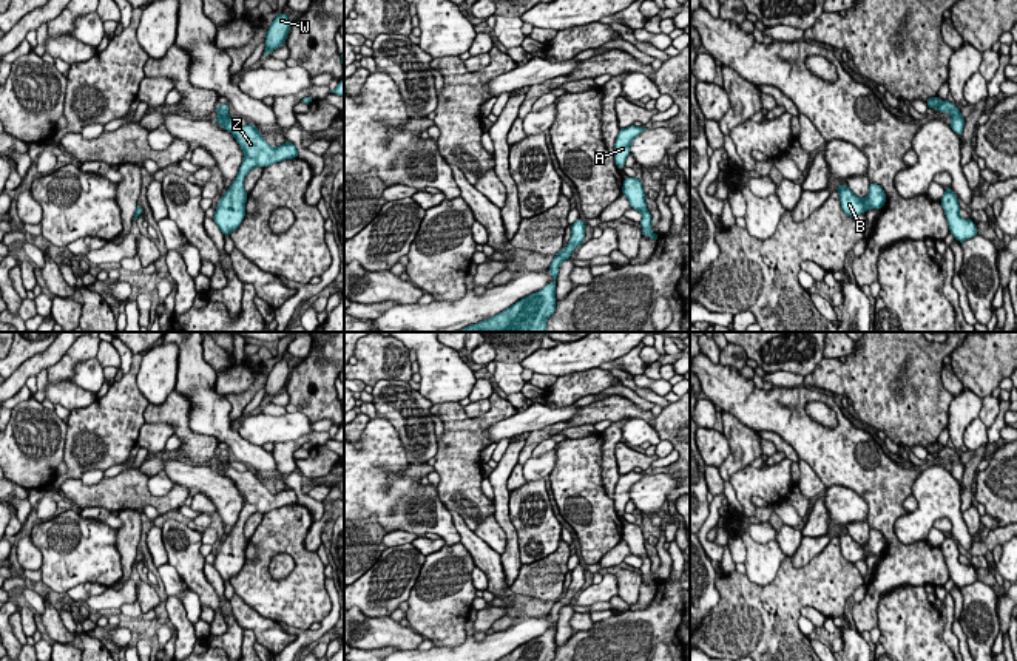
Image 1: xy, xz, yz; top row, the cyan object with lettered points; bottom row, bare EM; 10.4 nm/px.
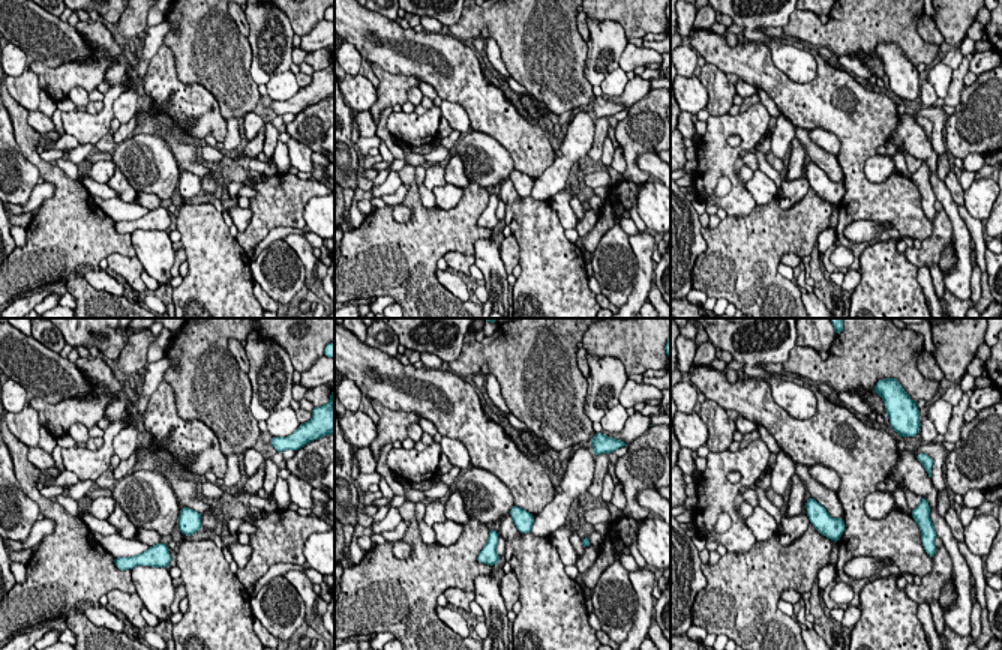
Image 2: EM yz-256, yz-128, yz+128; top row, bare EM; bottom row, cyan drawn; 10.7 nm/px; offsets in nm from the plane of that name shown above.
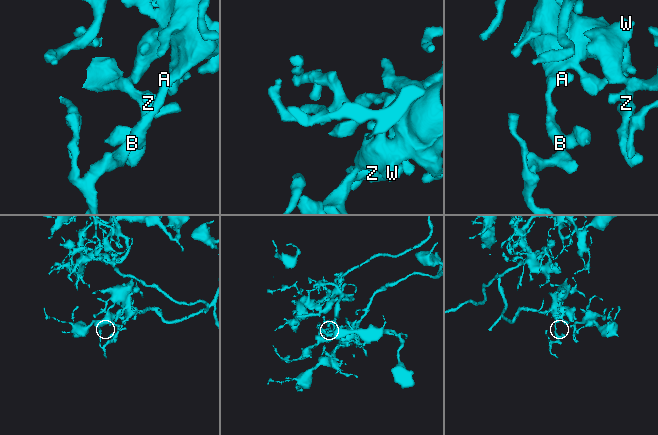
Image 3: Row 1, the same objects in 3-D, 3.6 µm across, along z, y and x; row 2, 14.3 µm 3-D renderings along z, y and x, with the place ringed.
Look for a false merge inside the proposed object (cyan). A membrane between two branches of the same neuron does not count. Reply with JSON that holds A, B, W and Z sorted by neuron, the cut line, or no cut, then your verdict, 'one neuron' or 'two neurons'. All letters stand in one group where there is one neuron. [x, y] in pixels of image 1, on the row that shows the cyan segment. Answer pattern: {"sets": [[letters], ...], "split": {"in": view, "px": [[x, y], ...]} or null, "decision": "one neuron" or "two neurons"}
{"sets": [["A", "B", "W", "Z"]], "split": null, "decision": "one neuron"}

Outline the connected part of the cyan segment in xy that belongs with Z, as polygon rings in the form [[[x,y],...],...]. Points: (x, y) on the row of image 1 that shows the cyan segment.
[[[228,103],[218,105],[216,113],[219,117],[215,120],[235,136],[236,142],[242,148],[244,161],[231,187],[222,198],[219,198],[219,205],[216,207],[216,213],[213,216],[213,221],[224,235],[230,235],[236,230],[245,216],[244,208],[248,195],[244,190],[244,179],[247,173],[255,167],[264,168],[284,159],[298,158],[295,144],[286,142],[276,148],[272,148],[253,124],[239,127],[231,122],[228,107]]]

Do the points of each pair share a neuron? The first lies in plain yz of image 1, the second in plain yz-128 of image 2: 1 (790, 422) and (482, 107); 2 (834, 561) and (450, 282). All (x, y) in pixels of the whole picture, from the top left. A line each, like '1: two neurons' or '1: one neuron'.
1: one neuron
2: two neurons

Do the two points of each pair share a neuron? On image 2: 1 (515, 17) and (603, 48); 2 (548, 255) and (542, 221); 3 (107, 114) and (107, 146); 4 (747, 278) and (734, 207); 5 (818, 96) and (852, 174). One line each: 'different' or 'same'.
1: different
2: same
3: different
4: different
5: same

